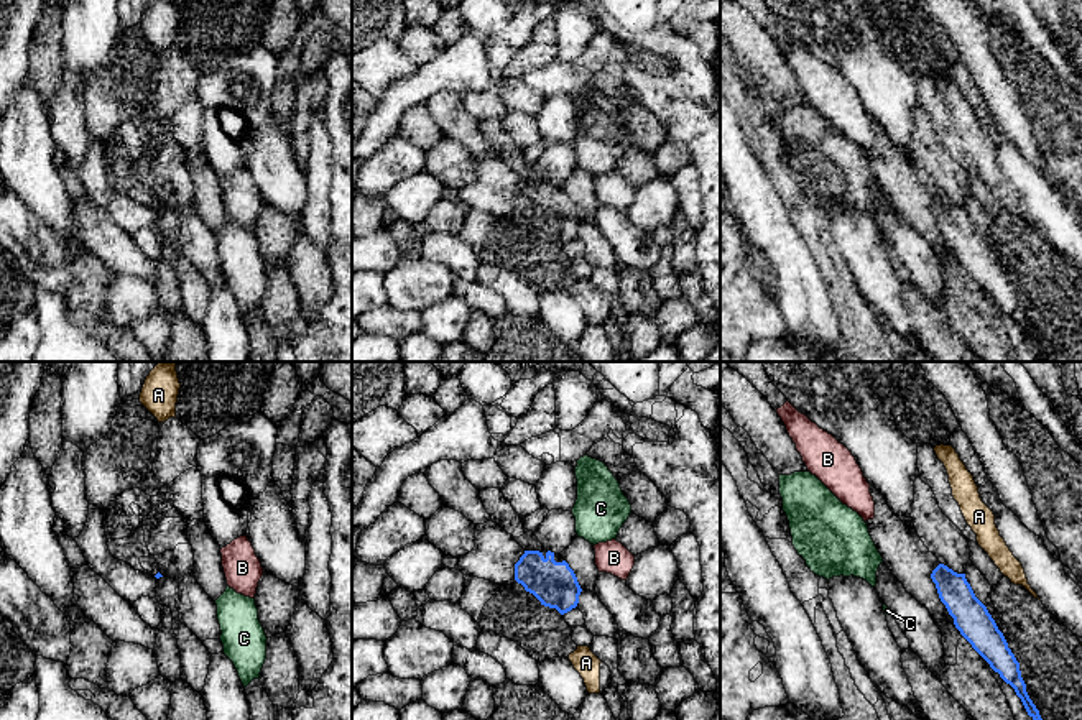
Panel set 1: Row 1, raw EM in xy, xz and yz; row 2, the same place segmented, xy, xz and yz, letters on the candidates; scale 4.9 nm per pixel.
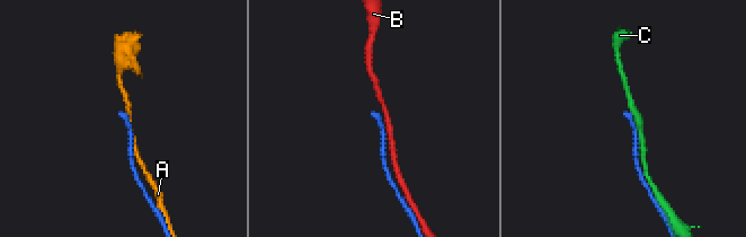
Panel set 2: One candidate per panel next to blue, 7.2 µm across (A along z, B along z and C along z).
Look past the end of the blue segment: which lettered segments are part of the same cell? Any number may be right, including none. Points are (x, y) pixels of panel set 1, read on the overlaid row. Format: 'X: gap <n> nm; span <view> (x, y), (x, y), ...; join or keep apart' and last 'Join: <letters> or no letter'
A: gap 150 nm; span yz (964, 574), (989, 556); keep apart
B: gap 110 nm; span xz (574, 574), (596, 564); keep apart
C: gap 140 nm; span xz (564, 561), (579, 536); keep apart
Join: no letter

